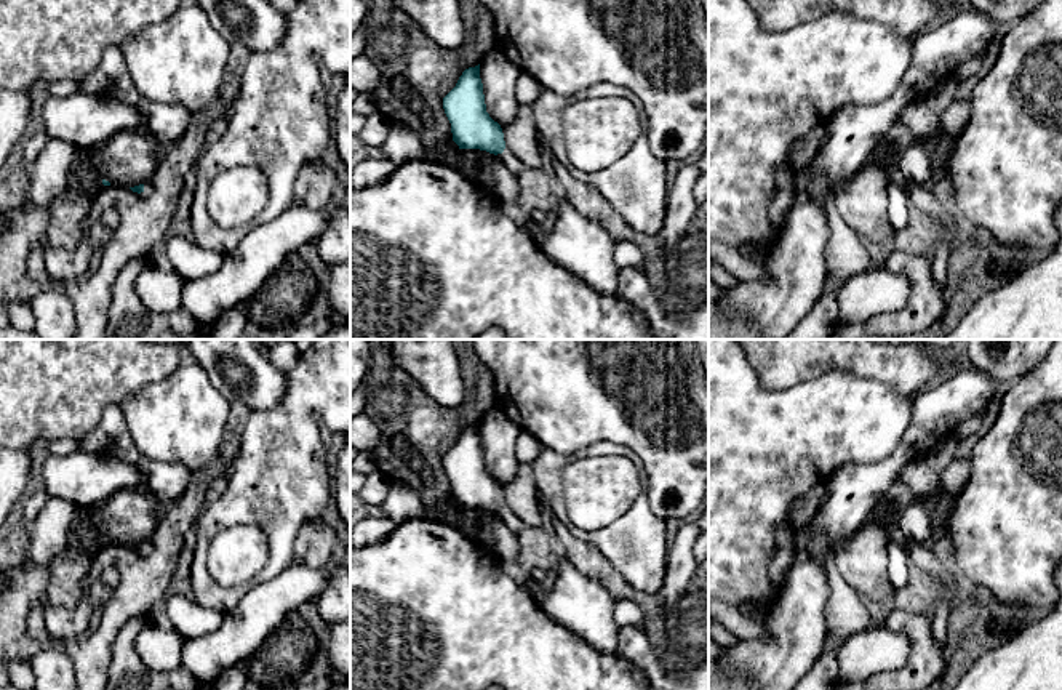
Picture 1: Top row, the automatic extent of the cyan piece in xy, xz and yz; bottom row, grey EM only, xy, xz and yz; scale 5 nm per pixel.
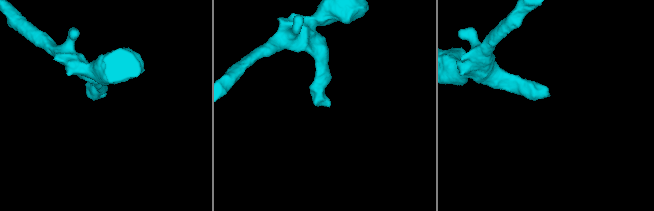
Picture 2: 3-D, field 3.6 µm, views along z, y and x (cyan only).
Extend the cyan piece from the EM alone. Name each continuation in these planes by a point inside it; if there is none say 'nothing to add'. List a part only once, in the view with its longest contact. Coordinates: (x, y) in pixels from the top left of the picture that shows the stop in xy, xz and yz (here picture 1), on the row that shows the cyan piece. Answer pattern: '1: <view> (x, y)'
nothing to add

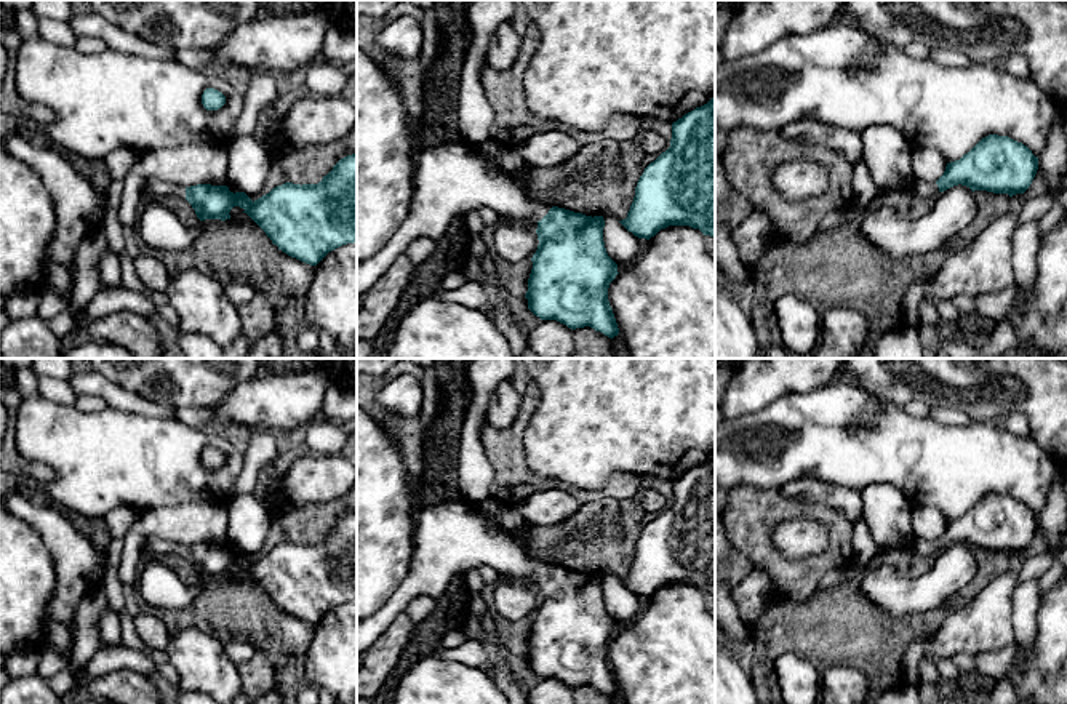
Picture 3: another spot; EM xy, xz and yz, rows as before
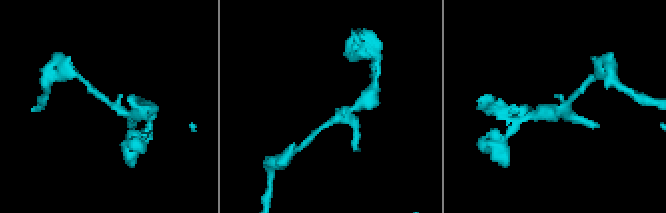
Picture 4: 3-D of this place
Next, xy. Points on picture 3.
1: xy (154, 188)

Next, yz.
1: yz (920, 189)

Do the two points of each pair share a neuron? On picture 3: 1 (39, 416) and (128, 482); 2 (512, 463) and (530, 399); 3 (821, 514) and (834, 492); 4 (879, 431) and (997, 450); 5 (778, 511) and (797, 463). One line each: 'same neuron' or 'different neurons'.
1: same neuron
2: same neuron
3: different neurons
4: same neuron
5: different neurons

